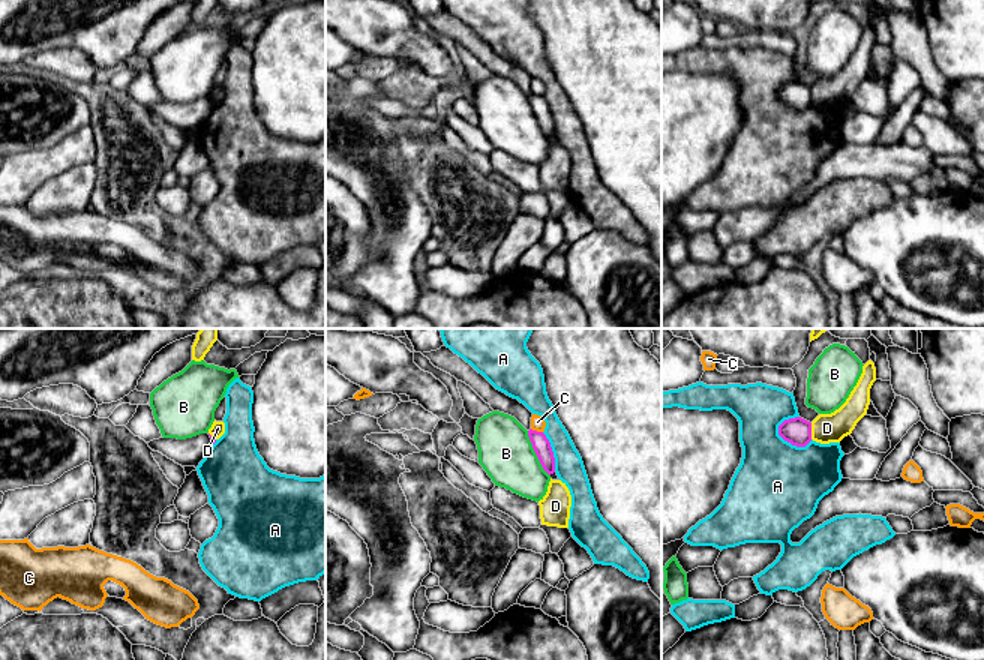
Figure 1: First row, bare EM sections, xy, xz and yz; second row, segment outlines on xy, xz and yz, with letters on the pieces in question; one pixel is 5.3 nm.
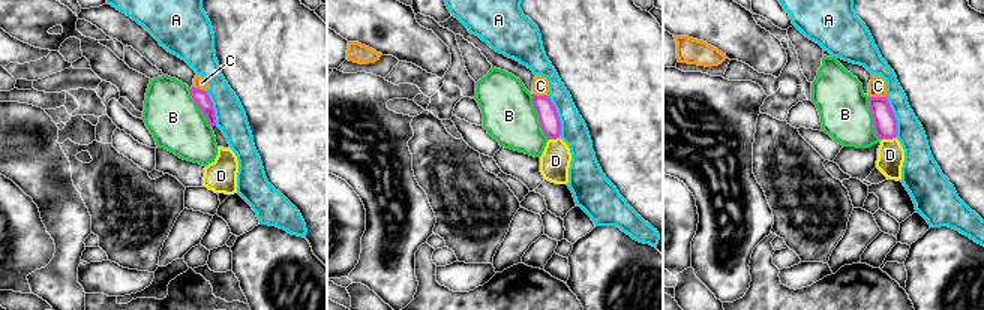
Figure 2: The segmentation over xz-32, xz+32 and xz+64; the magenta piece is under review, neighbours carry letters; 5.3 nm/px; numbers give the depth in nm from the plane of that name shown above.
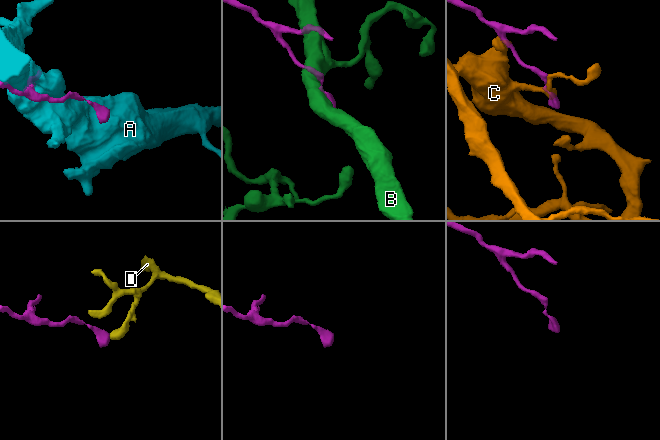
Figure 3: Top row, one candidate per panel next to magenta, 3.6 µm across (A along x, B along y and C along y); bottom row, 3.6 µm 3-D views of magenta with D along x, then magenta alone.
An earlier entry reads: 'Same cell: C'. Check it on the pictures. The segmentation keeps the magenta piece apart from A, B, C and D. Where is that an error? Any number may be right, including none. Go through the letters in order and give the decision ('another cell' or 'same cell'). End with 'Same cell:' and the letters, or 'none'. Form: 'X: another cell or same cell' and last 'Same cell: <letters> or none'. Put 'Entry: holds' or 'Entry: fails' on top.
Entry: fails
A: another cell
B: another cell
C: another cell
D: another cell
Same cell: none

